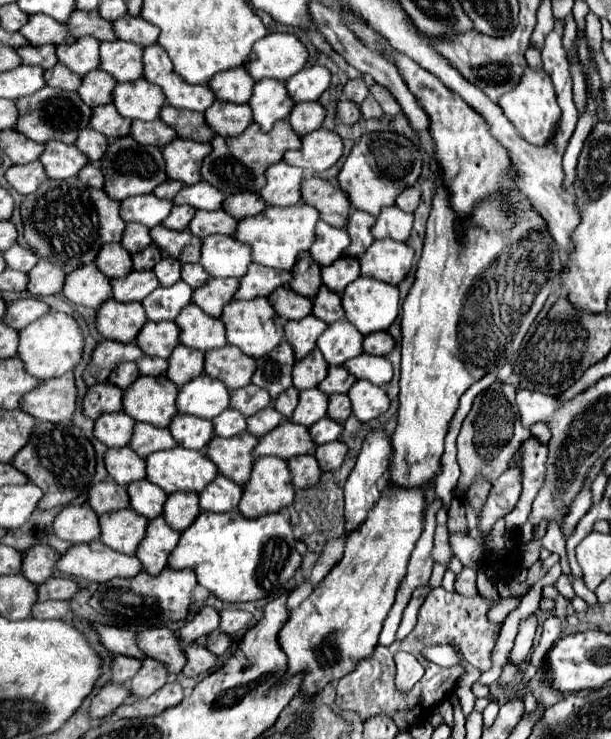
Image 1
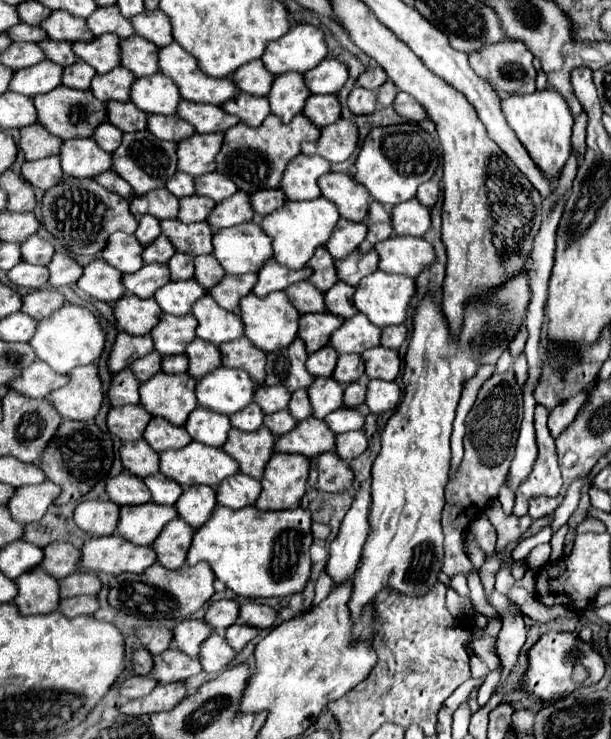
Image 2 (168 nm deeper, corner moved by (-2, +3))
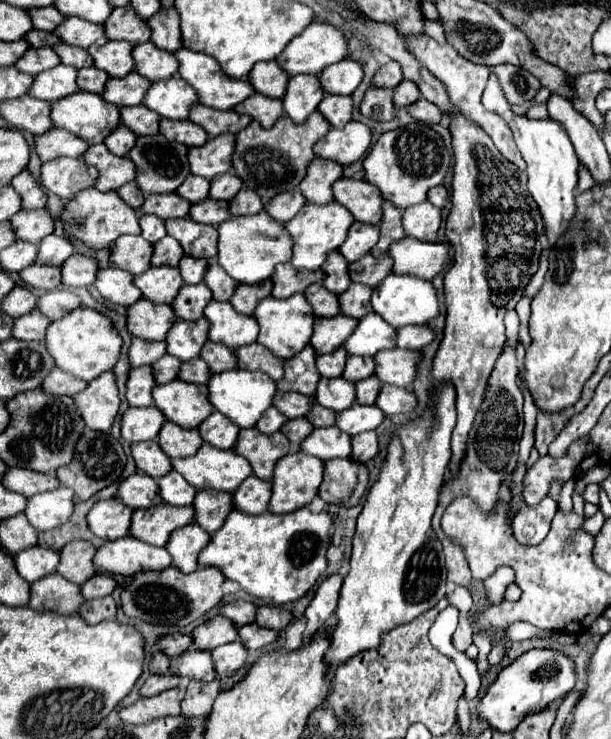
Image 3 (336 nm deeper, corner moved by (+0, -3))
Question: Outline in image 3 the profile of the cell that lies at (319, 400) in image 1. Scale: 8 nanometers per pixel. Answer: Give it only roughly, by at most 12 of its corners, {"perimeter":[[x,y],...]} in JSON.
{"perimeter":[[321,378],[315,402],[341,412],[355,400],[343,378]]}

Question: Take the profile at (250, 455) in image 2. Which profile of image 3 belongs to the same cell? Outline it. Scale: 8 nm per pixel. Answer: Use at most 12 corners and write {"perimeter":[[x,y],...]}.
{"perimeter":[[239,432],[235,452],[261,480],[273,478],[291,444],[281,432]]}

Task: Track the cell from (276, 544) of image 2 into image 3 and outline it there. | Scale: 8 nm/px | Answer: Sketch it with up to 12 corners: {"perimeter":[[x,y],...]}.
{"perimeter":[[327,510],[241,514],[199,552],[269,604],[325,572]]}

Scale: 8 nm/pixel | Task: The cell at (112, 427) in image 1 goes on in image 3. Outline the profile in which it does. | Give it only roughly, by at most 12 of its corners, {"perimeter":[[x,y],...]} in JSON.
{"perimeter":[[129,408],[121,418],[127,442],[155,440],[165,416]]}

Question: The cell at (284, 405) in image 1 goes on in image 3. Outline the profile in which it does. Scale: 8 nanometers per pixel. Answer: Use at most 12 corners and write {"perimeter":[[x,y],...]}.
{"perimeter":[[311,404],[307,420],[317,426],[335,424],[335,412]]}

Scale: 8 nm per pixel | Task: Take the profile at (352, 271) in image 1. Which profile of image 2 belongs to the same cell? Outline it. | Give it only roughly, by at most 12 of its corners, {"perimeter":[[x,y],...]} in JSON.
{"perimeter":[[377,252],[337,260],[339,280],[357,286],[379,264]]}

